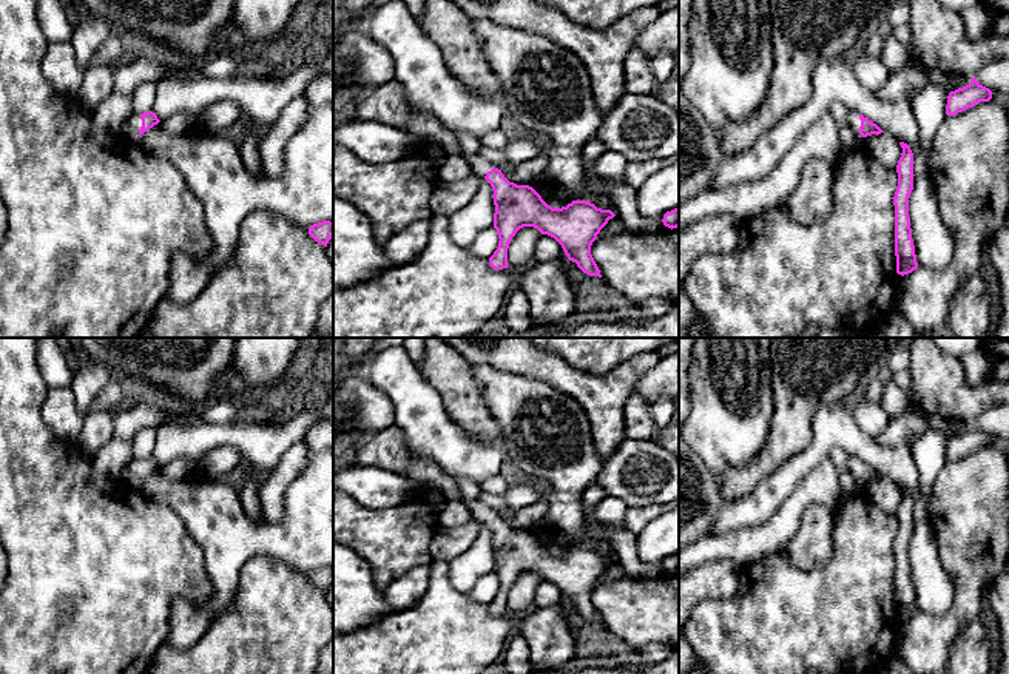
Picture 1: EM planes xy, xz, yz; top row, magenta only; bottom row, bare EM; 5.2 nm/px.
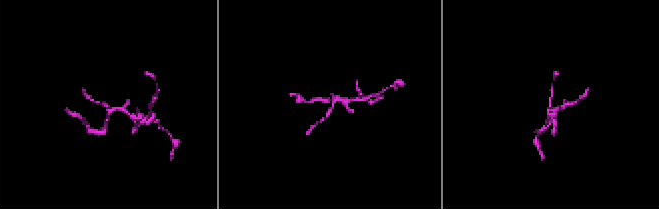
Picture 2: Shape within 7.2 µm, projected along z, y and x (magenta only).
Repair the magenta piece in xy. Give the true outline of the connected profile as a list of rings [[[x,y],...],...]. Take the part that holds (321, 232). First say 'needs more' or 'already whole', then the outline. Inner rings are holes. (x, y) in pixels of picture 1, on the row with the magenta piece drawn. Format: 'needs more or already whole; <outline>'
already whole; [[[322,221],[313,224],[309,228],[309,234],[321,245],[327,247],[329,241],[333,238],[333,222]]]

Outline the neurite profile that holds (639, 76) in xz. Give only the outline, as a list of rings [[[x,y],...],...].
[[[633,48],[623,63],[626,93],[651,94],[654,91],[654,71],[651,59],[639,48]]]

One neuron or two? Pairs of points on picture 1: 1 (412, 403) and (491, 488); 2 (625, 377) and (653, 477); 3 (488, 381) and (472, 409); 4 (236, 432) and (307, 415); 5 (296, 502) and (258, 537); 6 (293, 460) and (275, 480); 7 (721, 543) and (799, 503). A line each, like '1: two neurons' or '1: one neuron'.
1: two neurons
2: two neurons
3: two neurons
4: one neuron
5: one neuron
6: one neuron
7: one neuron

